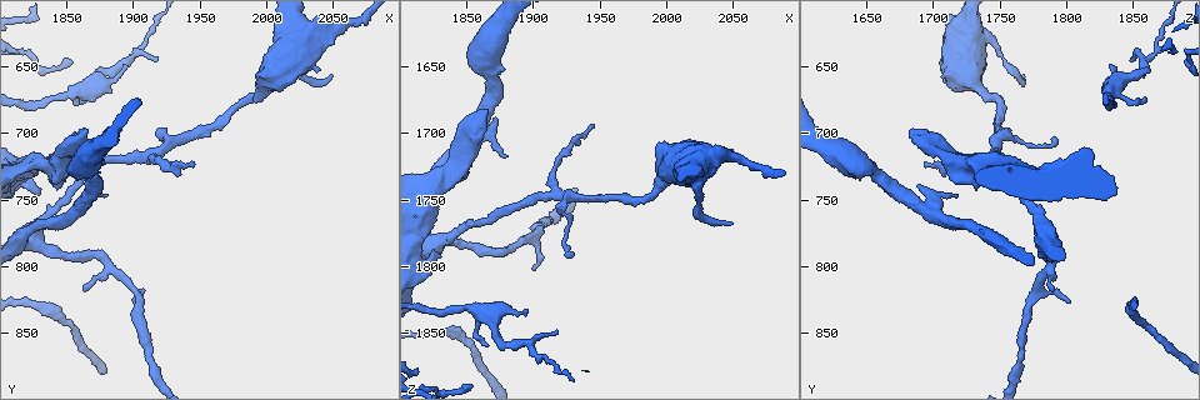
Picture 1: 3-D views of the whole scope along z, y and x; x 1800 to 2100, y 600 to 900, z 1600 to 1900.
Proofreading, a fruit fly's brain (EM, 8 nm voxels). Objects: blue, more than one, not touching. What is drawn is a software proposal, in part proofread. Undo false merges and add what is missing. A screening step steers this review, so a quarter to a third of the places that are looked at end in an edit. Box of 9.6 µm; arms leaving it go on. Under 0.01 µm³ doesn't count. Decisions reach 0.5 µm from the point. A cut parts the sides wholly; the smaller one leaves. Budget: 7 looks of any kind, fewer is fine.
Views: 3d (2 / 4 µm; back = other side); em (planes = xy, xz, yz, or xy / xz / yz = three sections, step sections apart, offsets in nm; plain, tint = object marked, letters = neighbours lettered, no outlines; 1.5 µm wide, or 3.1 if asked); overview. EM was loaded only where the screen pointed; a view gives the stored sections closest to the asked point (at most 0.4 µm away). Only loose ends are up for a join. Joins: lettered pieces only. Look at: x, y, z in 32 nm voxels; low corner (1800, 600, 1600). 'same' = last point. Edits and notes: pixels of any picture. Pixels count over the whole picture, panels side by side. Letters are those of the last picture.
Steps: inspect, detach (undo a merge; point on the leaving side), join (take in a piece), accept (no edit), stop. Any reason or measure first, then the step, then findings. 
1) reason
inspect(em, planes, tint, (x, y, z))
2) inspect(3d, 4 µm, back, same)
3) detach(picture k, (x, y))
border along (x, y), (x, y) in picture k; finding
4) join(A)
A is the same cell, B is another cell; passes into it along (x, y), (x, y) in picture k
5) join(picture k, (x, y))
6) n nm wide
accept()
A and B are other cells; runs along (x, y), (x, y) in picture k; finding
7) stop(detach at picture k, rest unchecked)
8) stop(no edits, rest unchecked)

thin end
inspect(3d, 4 µm, (1862, 674, 1860))

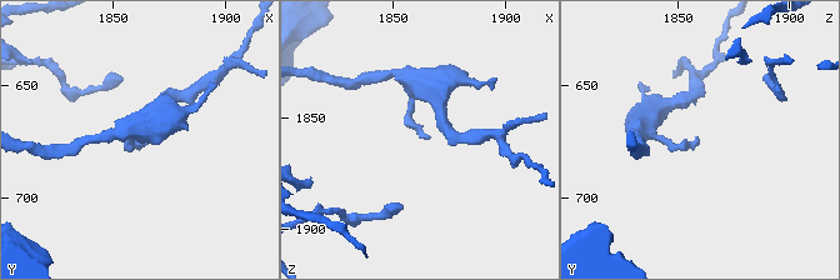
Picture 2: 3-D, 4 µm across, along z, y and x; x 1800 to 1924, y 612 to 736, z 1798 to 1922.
need the tissue
inspect(em, planes, letters, (1864, 672, 1859))

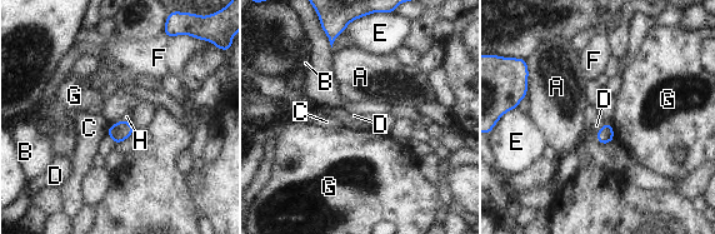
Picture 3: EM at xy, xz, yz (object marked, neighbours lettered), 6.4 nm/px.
accept()
A, B, C, D, E, F, G and H are other cells; border along (609, 122), (615, 138) in picture 3; no lettered piece goes on from it

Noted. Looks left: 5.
branch stops here
inspect(em, xz, step 4, letters, (1930, 704, 1790))

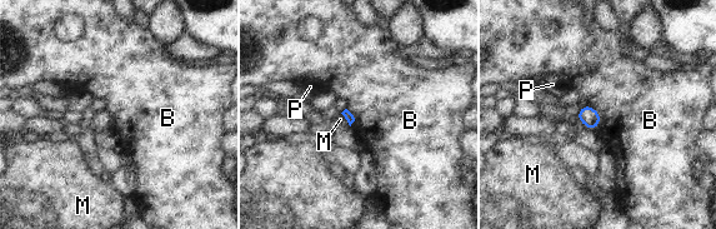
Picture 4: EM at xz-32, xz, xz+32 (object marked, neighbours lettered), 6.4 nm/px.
accept()
B, M and P are other cells; border along (587, 103), (599, 113), (596, 129) in picture 4; none of them fits

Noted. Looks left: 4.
calibre changes
inspect(3d, 2 µm, (2026, 644, 1754))

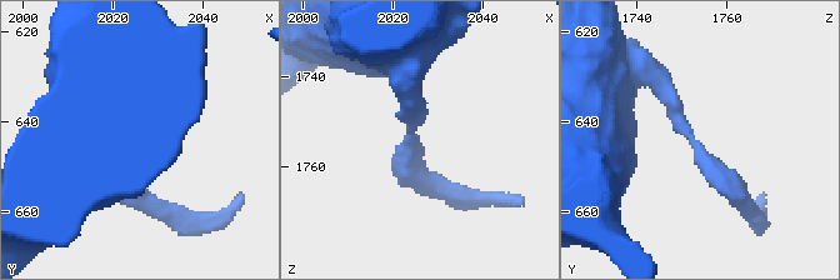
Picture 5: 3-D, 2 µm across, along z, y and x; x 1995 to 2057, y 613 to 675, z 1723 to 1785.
arms of 160, 320 nm; now the EM
inspect(em, planes, plain, (2024, 645, 1753))

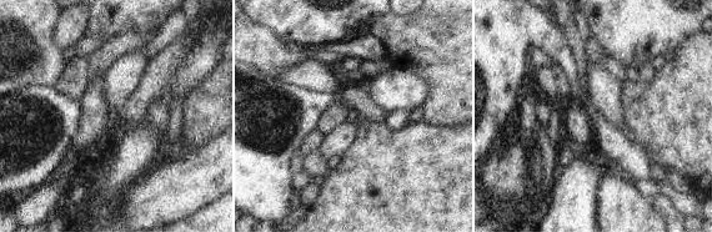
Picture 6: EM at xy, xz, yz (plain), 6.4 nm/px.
what lies round it
inspect(em, planes, letters, same)

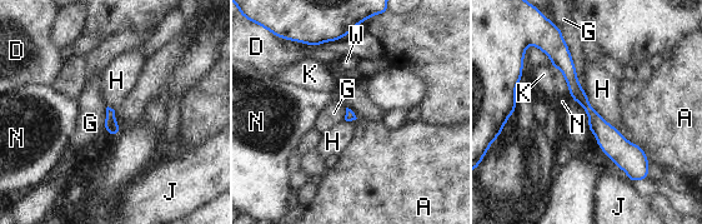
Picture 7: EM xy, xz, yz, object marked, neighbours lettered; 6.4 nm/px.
70 nm wide; G touches over 420 nm
accept()
A, D, G, H, J, K, N and W are other cells; continuous, no second cell

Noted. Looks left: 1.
stop(no edits, rest unchecked)

